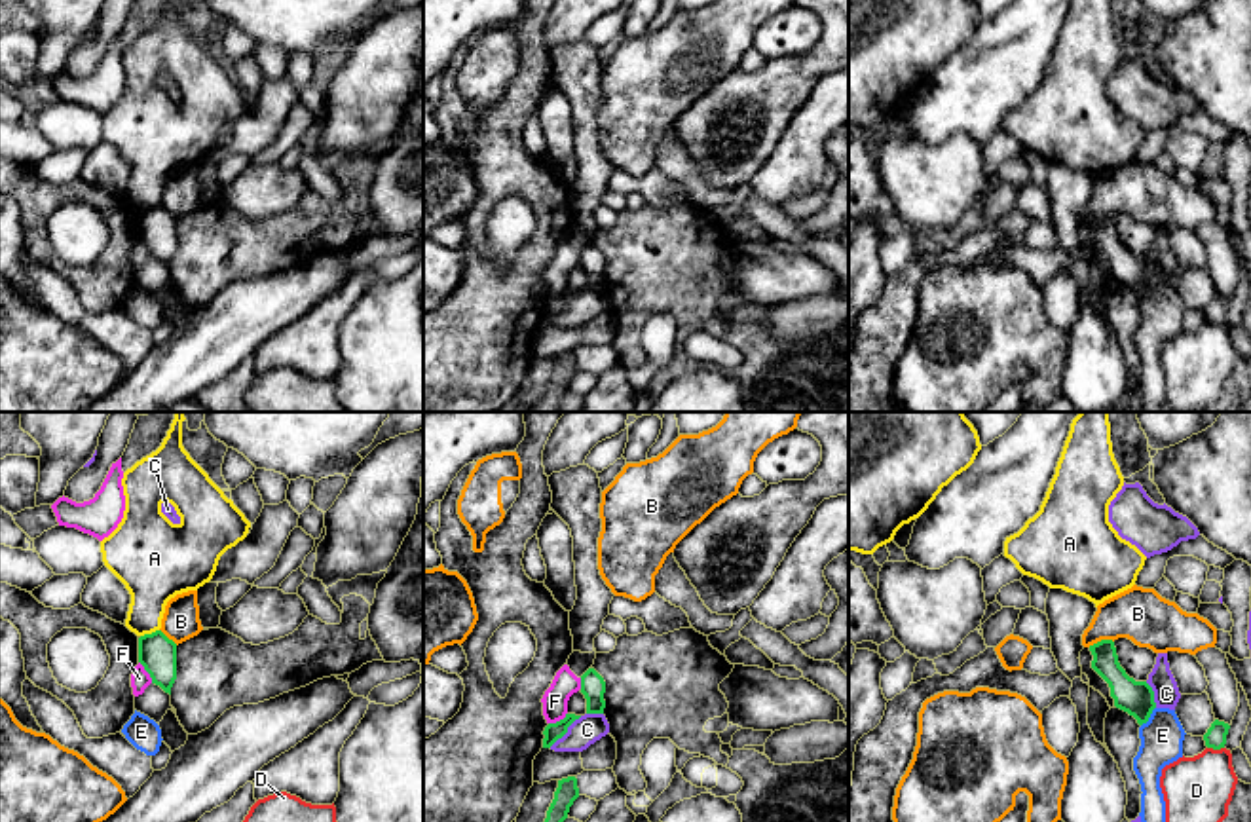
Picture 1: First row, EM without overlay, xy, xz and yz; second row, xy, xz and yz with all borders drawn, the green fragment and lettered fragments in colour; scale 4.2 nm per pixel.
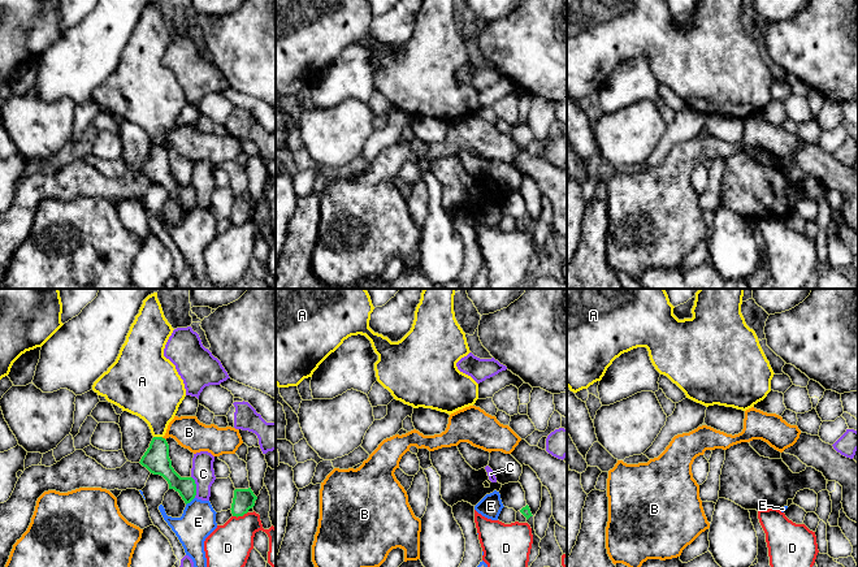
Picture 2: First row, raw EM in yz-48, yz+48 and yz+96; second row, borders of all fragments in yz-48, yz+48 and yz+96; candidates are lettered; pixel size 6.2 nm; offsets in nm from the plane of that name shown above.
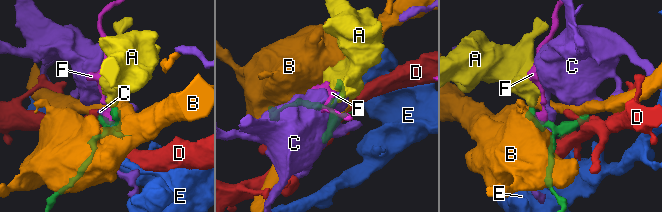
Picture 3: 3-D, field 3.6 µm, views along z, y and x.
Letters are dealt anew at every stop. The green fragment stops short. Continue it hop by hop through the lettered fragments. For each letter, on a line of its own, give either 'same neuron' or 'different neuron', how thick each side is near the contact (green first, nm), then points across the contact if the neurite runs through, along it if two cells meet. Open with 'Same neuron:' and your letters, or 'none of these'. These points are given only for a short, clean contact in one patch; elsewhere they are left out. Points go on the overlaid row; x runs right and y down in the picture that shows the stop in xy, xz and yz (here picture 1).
Same neuron: none of these
A: different neuron | 160/240 nm | along xy (158, 629), (141, 636)
B: different neuron | 120/220 nm
C: different neuron | 80/120 nm | along xz (581, 716), (549, 747)
D: different neuron | 90/280 nm | along yz (1208, 747), (1223, 748)
E: different neuron | 140/180 nm | along yz (1155, 707), (1141, 726)
F: different neuron | 160/80 nm | along xy (139, 661), (152, 682)

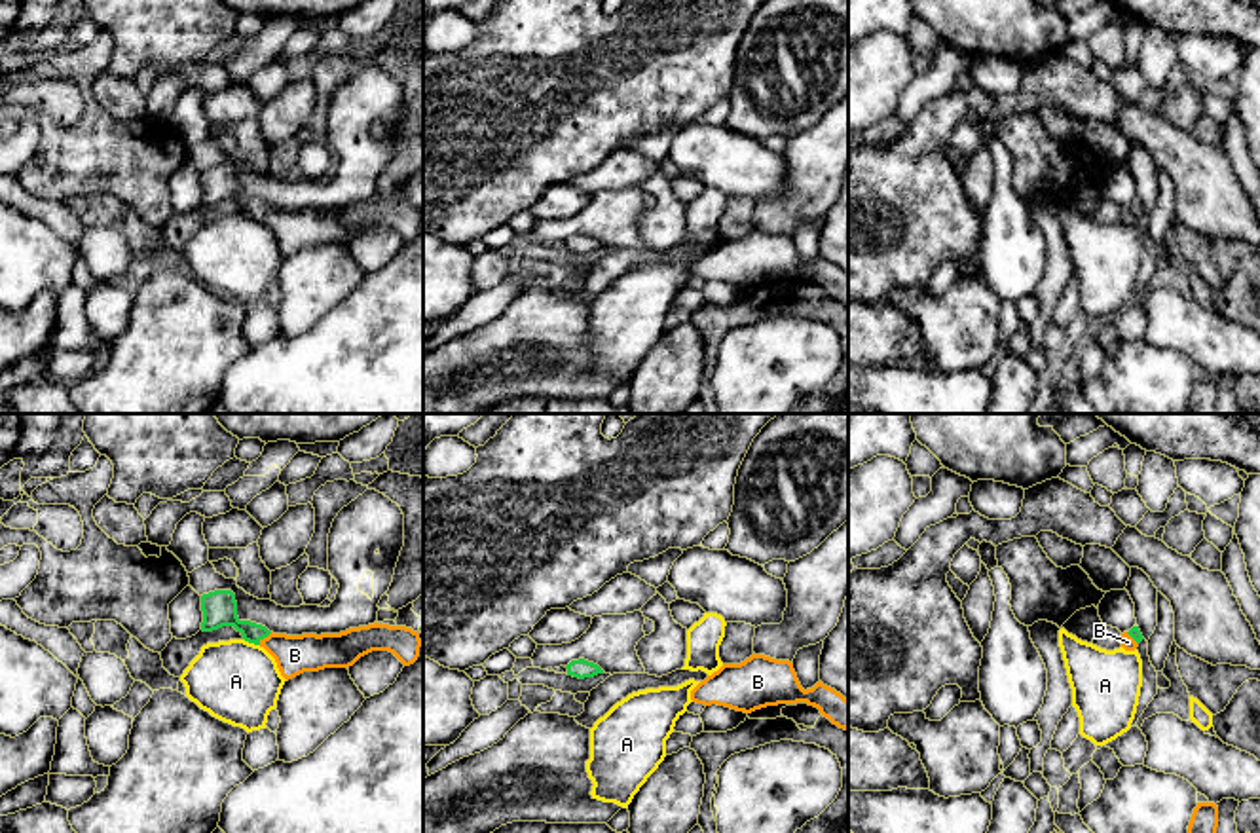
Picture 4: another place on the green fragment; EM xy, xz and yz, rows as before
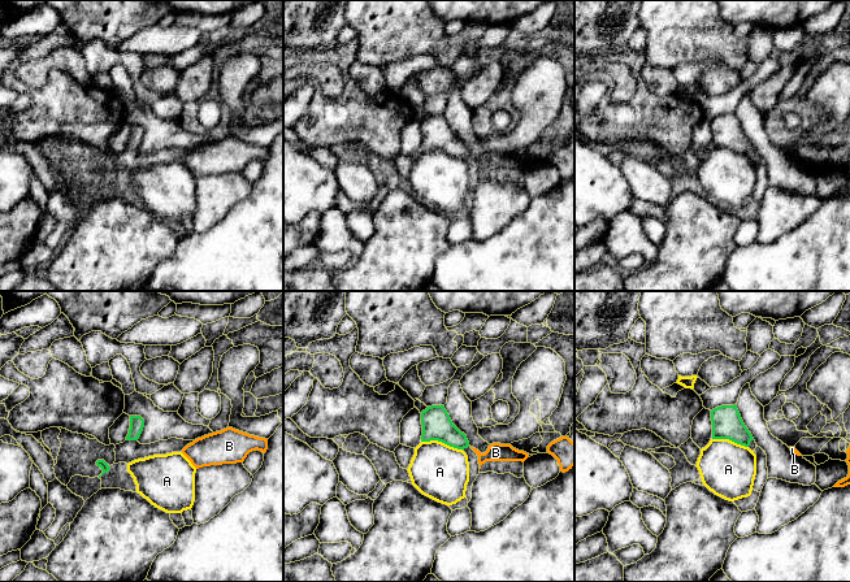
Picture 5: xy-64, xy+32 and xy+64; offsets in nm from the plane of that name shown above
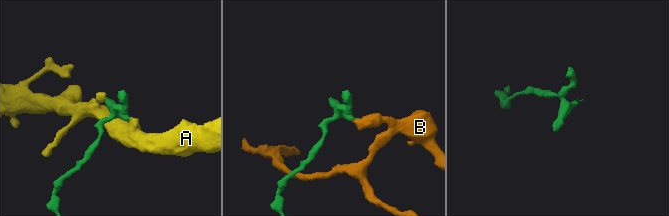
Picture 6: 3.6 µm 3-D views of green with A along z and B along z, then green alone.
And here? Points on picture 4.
Same neuron: B
A: different neuron | 150/360 nm | along xy (243, 638), (259, 646)
B: same neuron | 150/160 nm | across xy (219, 608), (238, 625), (264, 636), (295, 655)

